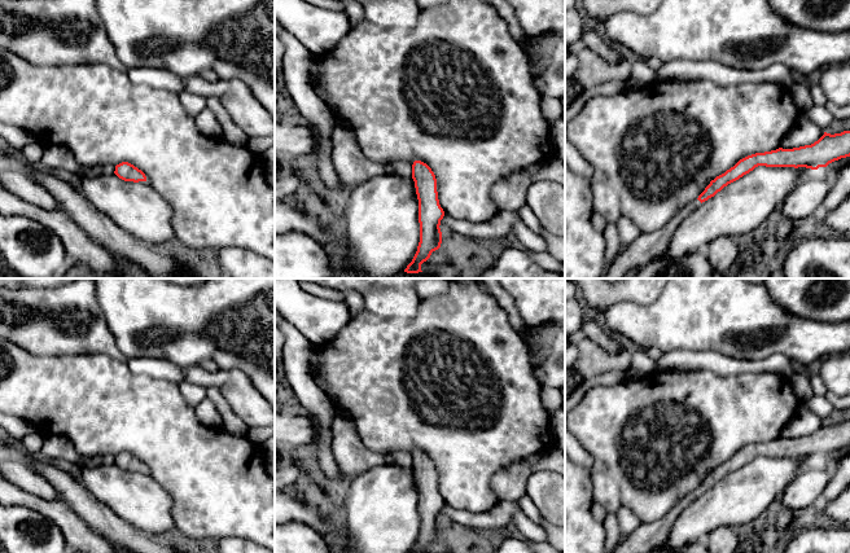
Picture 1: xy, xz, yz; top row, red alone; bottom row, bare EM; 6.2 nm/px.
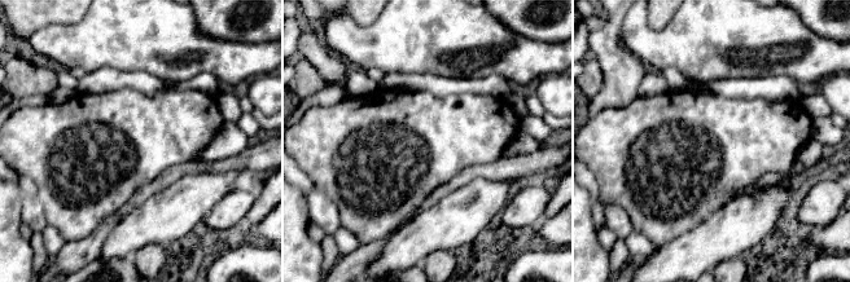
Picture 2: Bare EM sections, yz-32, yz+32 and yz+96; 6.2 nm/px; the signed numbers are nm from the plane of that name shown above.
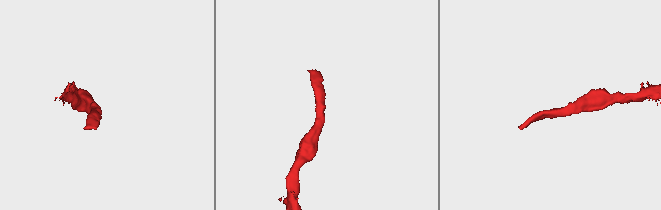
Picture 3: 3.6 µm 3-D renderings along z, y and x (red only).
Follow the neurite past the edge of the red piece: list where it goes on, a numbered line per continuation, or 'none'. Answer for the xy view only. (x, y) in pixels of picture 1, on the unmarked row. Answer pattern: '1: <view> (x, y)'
none

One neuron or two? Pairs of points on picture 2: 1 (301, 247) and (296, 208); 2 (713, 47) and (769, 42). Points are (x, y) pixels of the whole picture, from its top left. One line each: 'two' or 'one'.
1: one
2: one

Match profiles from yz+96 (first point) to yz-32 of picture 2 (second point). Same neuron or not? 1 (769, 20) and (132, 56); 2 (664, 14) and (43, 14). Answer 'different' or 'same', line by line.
1: same
2: same

